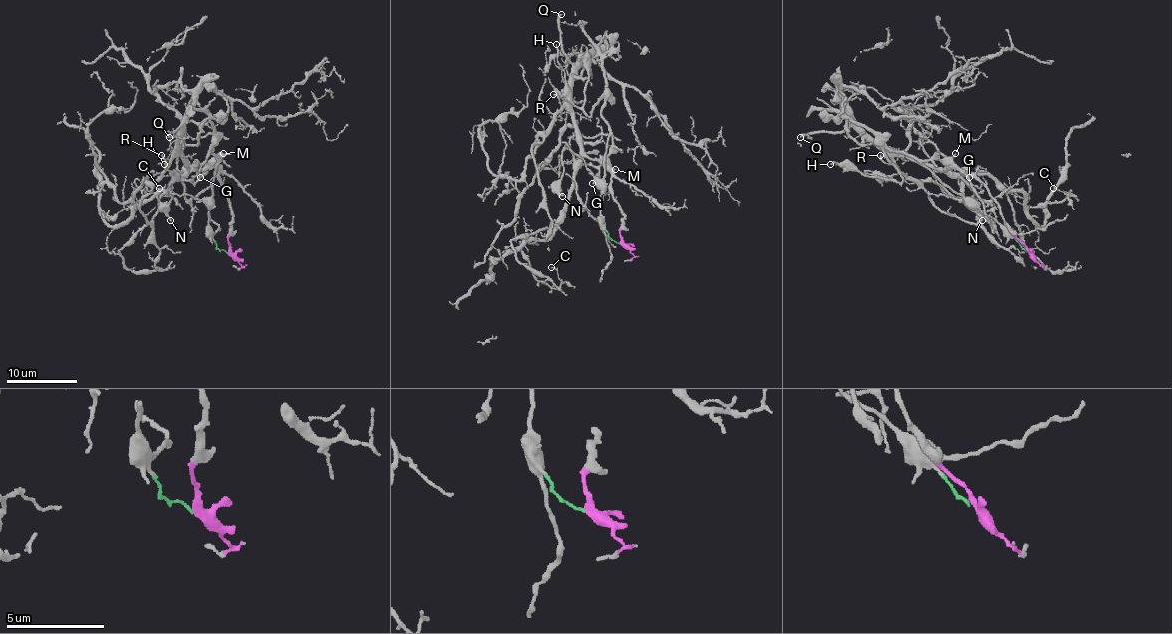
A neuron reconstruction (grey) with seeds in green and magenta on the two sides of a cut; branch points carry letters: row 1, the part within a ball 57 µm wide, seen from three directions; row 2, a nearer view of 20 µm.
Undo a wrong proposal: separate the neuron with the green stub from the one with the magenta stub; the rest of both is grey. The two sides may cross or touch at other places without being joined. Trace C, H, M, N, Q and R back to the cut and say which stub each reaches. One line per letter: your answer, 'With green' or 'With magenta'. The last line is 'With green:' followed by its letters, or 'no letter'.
C: With magenta
H: With green
M: With green
N: With green
Q: With magenta
R: With magenta
With green: H, M, N

